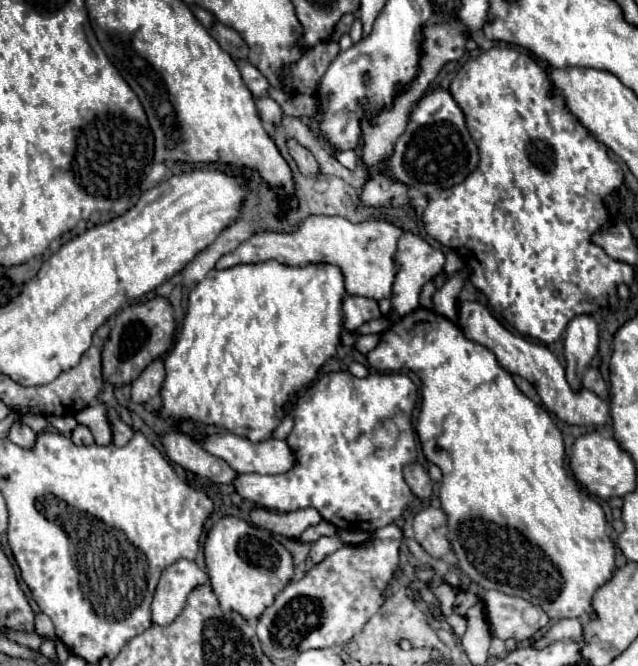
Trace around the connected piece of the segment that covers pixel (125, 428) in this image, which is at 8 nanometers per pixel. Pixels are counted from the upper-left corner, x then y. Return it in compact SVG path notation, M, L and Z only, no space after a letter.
M109 407L109 421L111 421L111 427L113 427L113 443L119 445L119 447L123 447L133 437L133 429L129 425L125 425L119 419L117 411L111 409L111 407Z

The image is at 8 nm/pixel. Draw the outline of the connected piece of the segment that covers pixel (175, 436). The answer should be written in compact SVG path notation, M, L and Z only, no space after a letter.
M179 431L165 433L163 447L173 463L217 485L231 485L239 477L239 473L235 473L235 469L231 469L223 459L207 453L201 445Z

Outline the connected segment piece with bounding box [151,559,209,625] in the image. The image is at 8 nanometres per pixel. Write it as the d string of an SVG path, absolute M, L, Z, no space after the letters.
M179 559L169 565L161 575L151 605L153 621L157 625L171 625L171 621L175 621L175 617L179 617L179 613L185 609L191 591L205 583L209 583L209 575L199 569L195 561Z

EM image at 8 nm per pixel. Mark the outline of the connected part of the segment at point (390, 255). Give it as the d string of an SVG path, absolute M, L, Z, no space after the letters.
M307 217L297 233L261 233L253 235L245 243L241 243L233 253L223 255L217 263L217 269L235 267L239 263L263 263L269 259L279 261L281 265L291 267L307 267L329 263L341 267L345 277L347 295L371 297L375 301L391 299L391 287L395 281L395 273L399 265L395 261L397 241L403 235L403 229L389 221L365 221L365 223L349 223L343 217Z

